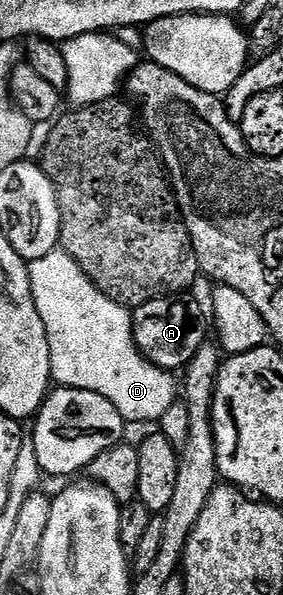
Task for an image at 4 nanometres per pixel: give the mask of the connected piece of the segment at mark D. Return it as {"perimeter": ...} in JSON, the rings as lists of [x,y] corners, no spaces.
{"perimeter":[[[57,250],[46,254],[46,258],[31,261],[28,264],[28,277],[34,306],[46,326],[50,342],[52,378],[57,385],[90,390],[106,398],[128,422],[132,420],[158,422],[162,414],[172,404],[177,403],[178,384],[177,381],[176,384],[172,381],[173,373],[145,360],[132,341],[132,312],[102,295],[92,285],[88,275],[70,258],[70,254]]]}

